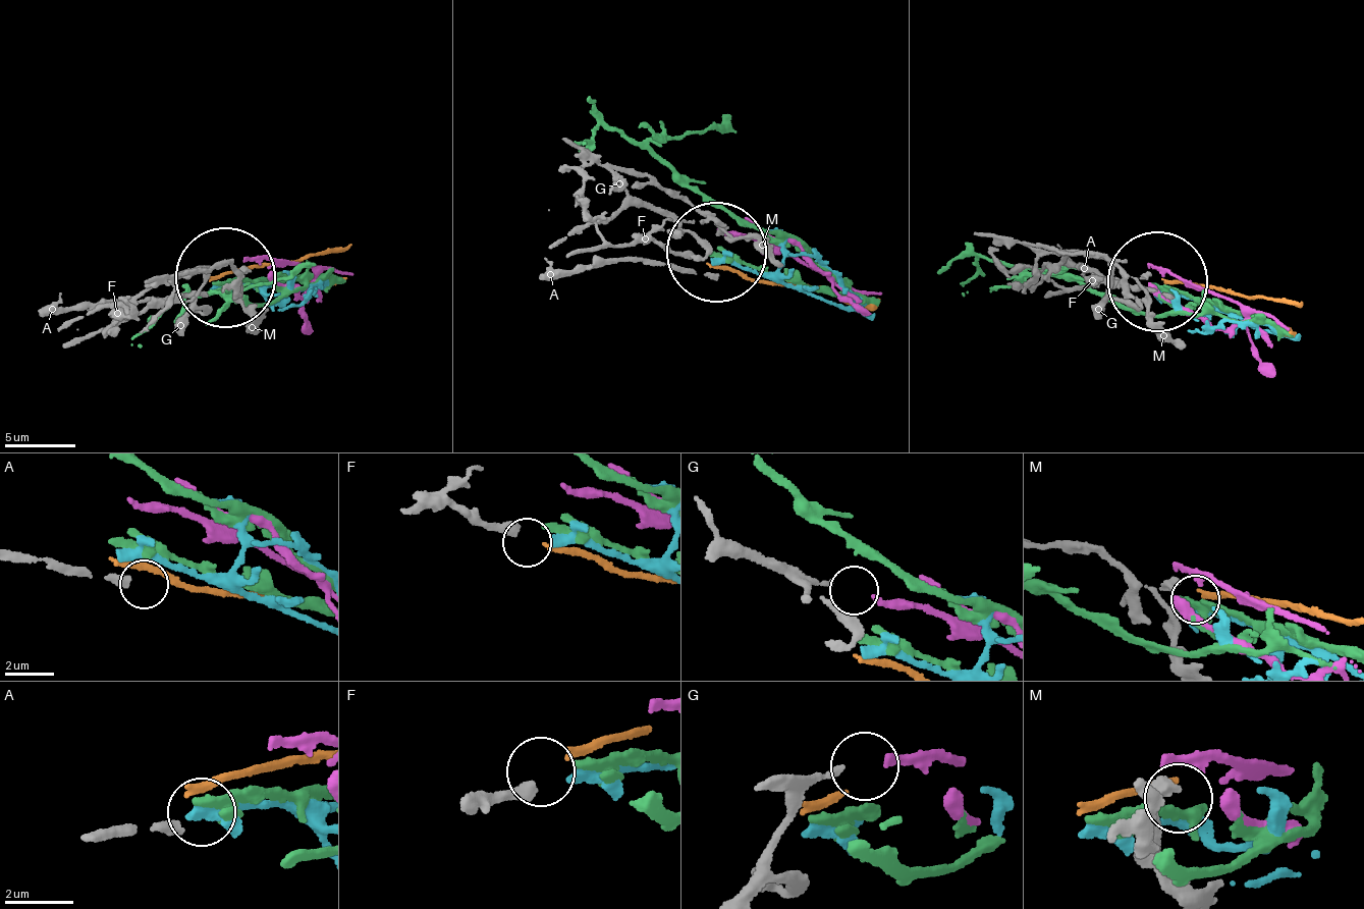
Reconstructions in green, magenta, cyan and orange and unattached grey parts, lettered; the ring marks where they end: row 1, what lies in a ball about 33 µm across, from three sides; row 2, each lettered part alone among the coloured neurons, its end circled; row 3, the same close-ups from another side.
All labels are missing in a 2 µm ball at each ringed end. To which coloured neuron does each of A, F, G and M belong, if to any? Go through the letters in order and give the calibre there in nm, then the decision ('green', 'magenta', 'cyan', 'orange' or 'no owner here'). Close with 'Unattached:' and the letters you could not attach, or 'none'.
A: 360 nm thick; no owner here
F: 400 nm thick; cyan
G: 170 nm thick; magenta
M: 280 nm thick; no owner here
Unattached: A, M

